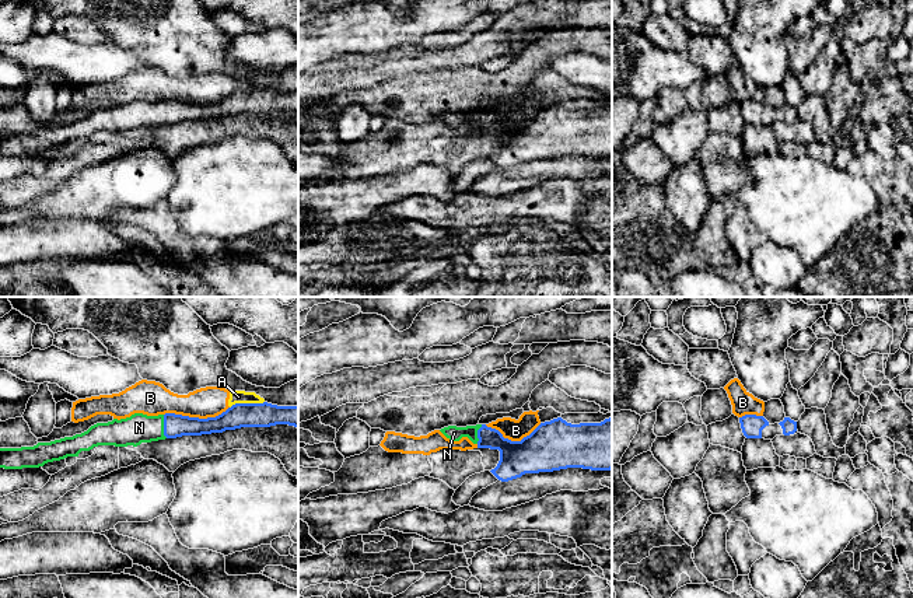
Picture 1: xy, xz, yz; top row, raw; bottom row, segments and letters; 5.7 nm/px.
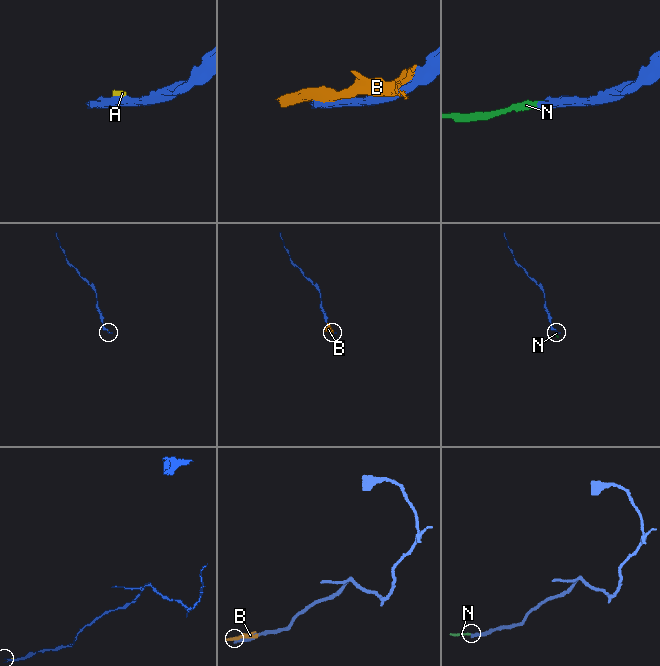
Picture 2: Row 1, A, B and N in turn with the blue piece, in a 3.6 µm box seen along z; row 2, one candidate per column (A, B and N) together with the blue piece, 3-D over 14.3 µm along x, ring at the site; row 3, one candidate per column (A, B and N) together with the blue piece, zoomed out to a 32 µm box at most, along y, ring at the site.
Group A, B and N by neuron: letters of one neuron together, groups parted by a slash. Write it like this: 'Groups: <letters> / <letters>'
Groups: A B / N

